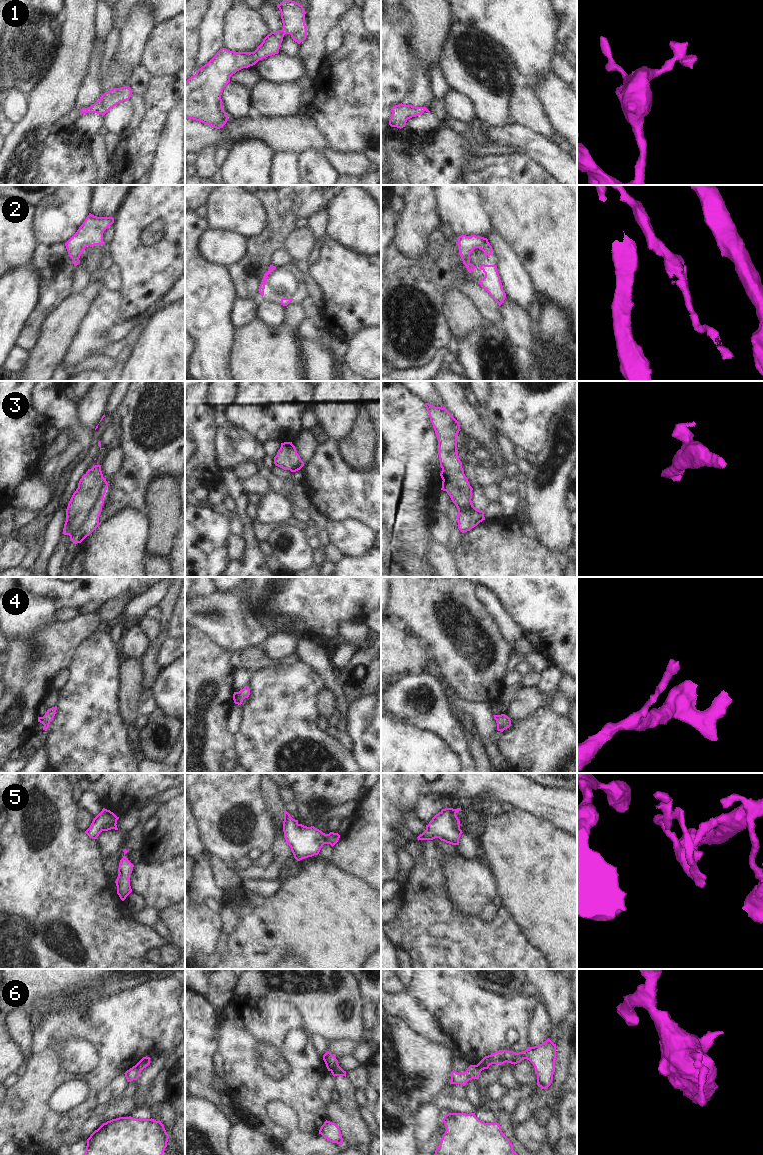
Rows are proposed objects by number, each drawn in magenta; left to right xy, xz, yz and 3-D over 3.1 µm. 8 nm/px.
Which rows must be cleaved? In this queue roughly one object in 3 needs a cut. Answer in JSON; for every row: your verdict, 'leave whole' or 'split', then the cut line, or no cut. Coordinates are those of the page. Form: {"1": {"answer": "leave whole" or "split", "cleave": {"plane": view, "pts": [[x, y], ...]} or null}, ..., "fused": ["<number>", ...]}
{"1": {"answer": "leave whole", "cleave": null}, "2": {"answer": "leave whole", "cleave": null}, "3": {"answer": "leave whole", "cleave": null}, "4": {"answer": "leave whole", "cleave": null}, "5": {"answer": "leave whole", "cleave": null}, "6": {"answer": "split", "cleave": {"plane": "xz", "pts": [[337, 1063], [330, 1070]]}}, "fused": ["6"]}

